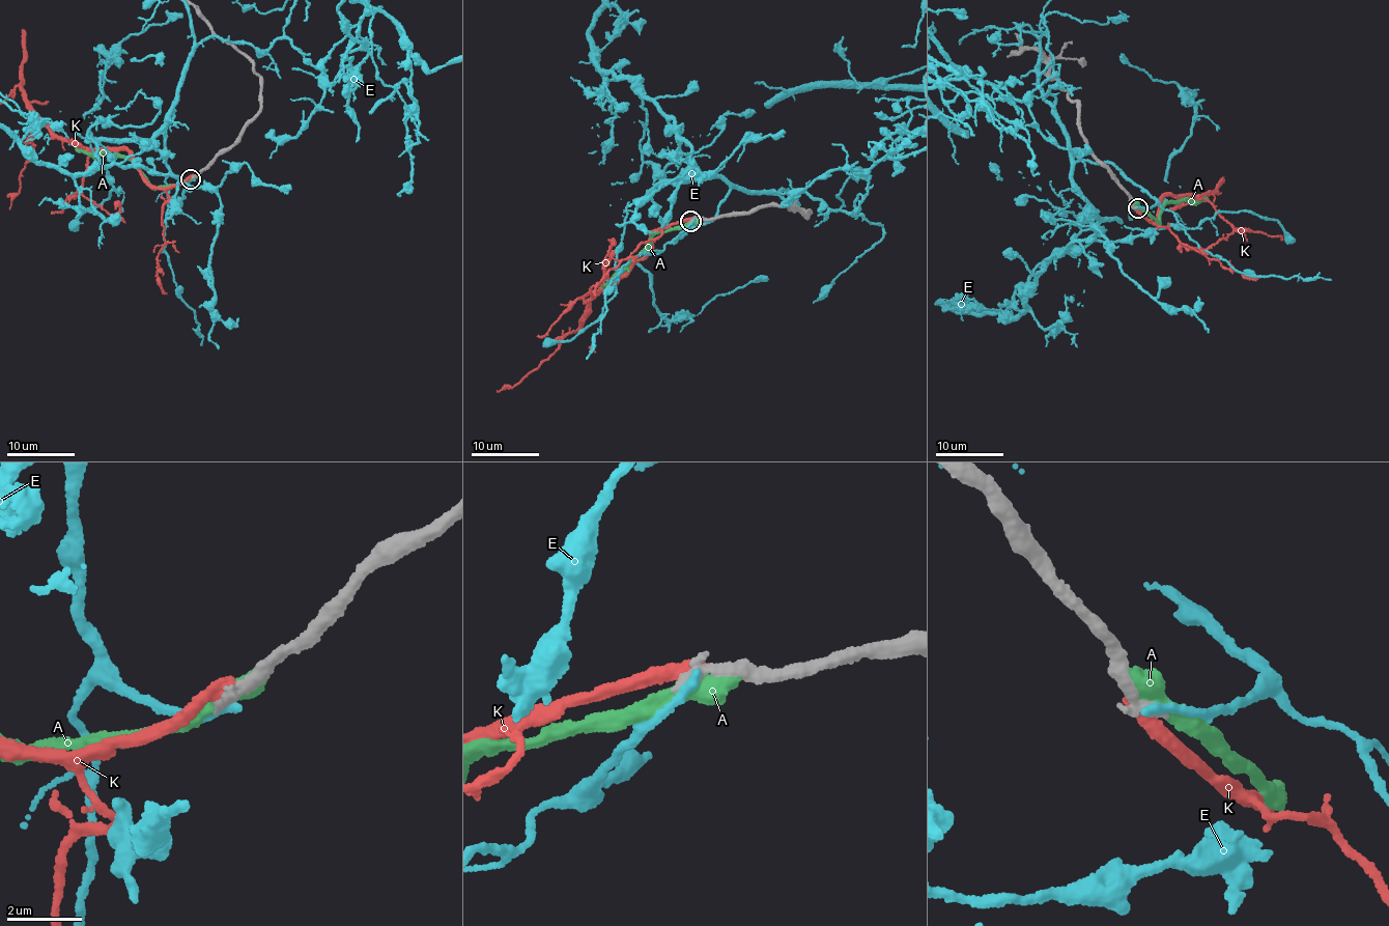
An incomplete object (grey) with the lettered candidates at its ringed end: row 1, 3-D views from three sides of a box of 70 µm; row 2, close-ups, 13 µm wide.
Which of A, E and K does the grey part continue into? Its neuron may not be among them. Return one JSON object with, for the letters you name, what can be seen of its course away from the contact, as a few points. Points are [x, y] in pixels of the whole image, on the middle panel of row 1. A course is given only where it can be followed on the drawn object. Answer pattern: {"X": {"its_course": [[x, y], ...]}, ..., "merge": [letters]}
{"merge": []}

